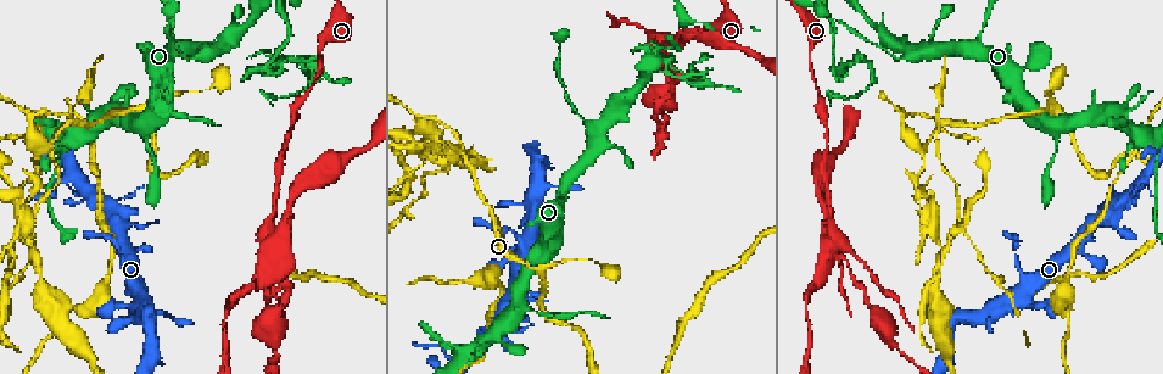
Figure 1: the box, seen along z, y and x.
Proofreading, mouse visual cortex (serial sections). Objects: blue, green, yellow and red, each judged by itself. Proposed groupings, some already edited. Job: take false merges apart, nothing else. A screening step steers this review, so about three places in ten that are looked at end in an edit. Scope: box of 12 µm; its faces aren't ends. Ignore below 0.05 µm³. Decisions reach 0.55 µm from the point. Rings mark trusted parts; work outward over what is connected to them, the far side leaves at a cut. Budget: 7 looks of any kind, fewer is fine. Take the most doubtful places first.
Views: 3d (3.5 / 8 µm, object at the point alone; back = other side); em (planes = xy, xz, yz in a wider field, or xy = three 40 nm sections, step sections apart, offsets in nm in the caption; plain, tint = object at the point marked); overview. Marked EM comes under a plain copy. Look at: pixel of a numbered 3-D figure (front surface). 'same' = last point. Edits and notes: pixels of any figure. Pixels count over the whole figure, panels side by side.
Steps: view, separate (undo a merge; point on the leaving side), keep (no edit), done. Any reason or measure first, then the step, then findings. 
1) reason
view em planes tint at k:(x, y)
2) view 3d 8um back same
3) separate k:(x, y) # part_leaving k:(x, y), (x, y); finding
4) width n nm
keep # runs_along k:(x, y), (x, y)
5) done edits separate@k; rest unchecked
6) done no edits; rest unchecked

abrupt turn
view 3d 3.5um at 1:(74, 121)

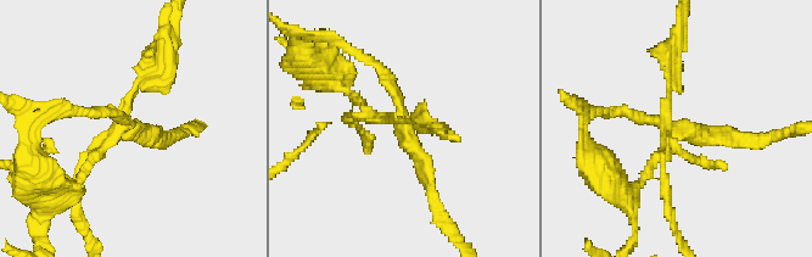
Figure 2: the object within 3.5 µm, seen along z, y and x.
view em planes tint at 2:(403, 130)

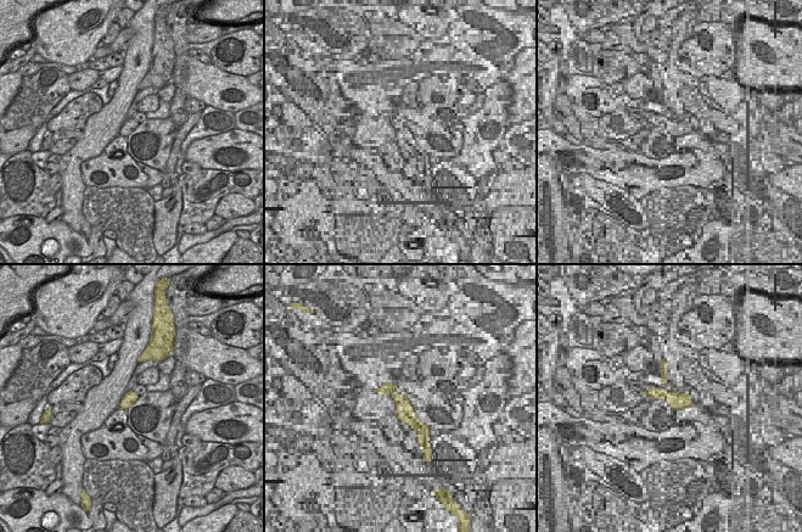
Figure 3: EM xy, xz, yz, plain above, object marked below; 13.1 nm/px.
arm_widths 100, 150, 150, 150 nm
separate 2:(659, 157) # part_leaving 2:(671, 133), (627, 197), (633, 216); a second cell is stuck on

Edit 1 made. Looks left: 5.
thick turns thin
view 3d 3.5um back at 1:(576, 112)

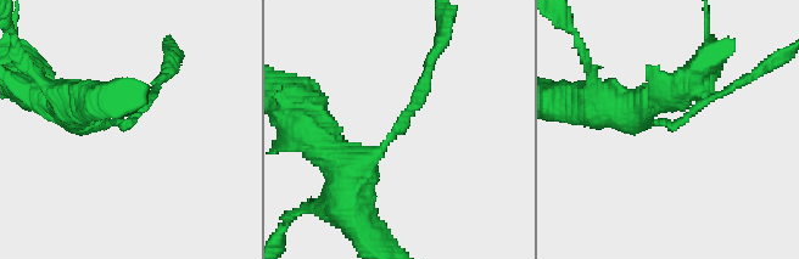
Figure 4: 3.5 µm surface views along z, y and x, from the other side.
view em xy step 3 tint at 4:(125, 122)

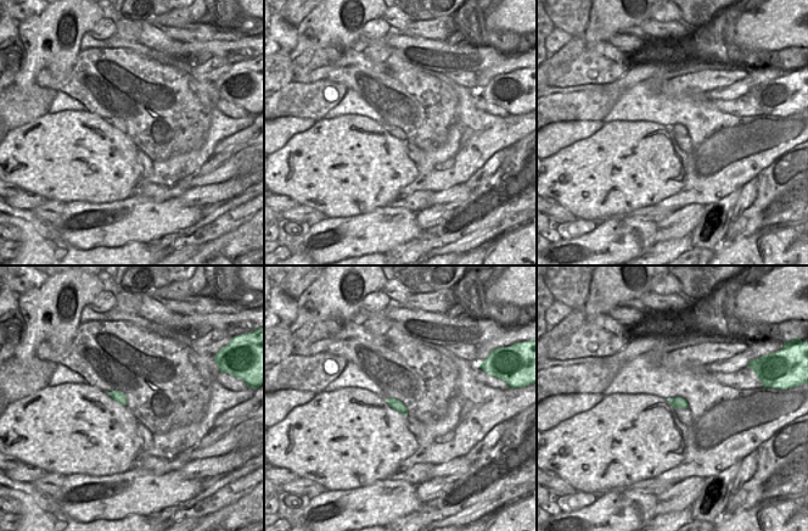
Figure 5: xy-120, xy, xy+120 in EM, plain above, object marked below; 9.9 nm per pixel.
keep # runs_along 4:(346, 184), (398, 131), (429, 68); continuous, no second cell

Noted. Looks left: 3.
small branch off a trunk
view 3d 3.5um at 1:(659, 39)

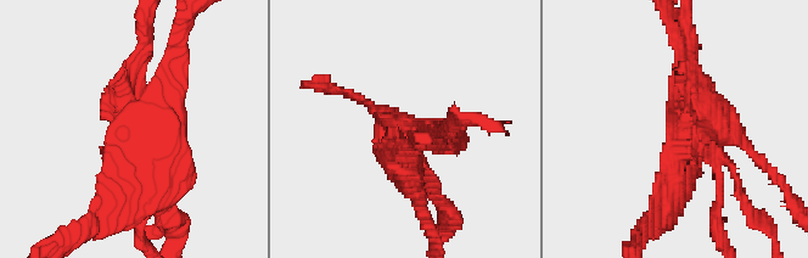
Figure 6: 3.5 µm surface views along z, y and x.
shape alone is not enough
view em xy step 5 tint at 6:(405, 136)

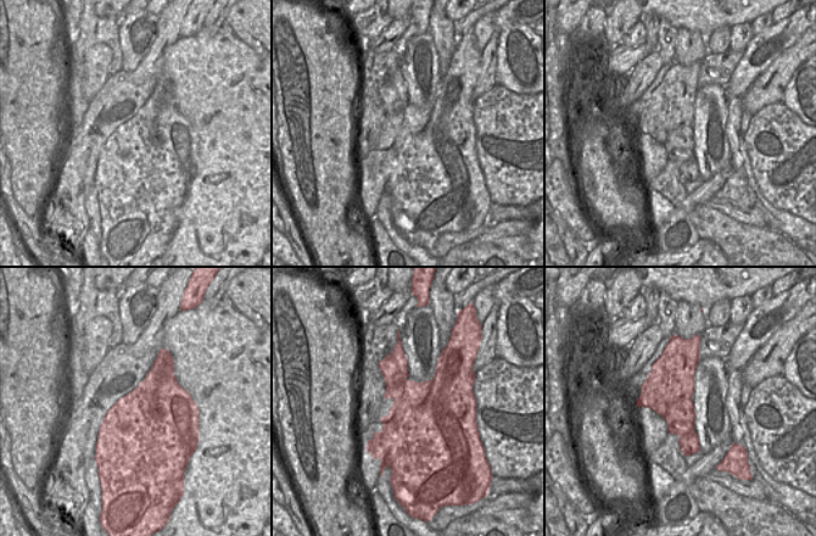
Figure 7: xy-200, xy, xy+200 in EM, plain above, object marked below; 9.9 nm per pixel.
separate 6:(124, 151) # border 7:(691, 397), (680, 400), (664, 418); two cells meet here

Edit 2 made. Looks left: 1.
done edits separate@2, separate@6; rest unchecked

